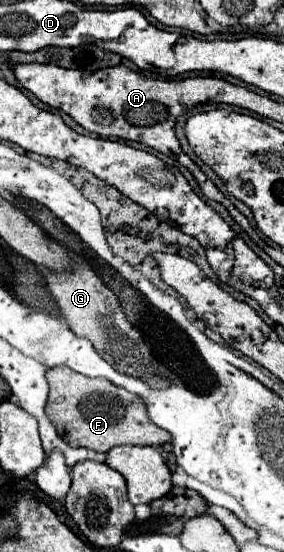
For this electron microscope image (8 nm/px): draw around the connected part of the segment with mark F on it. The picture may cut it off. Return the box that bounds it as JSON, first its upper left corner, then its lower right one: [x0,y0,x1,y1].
[46,366,170,452]

